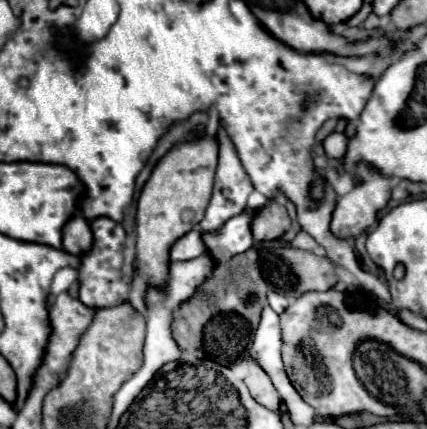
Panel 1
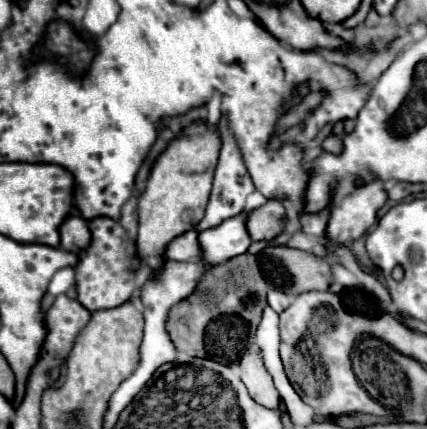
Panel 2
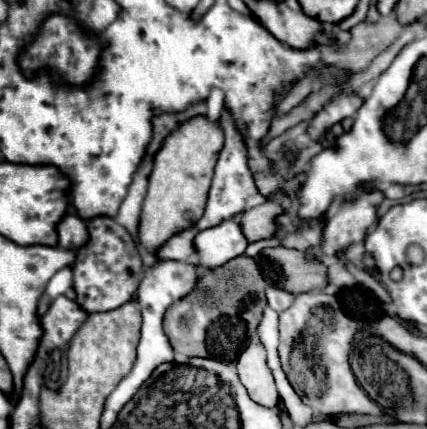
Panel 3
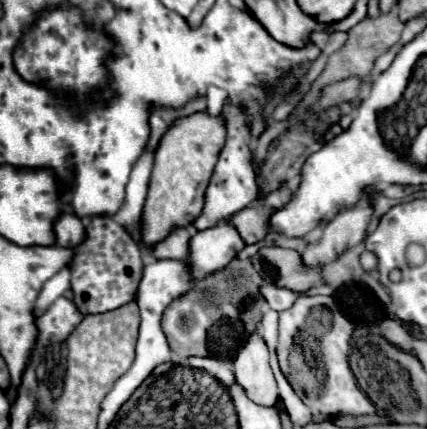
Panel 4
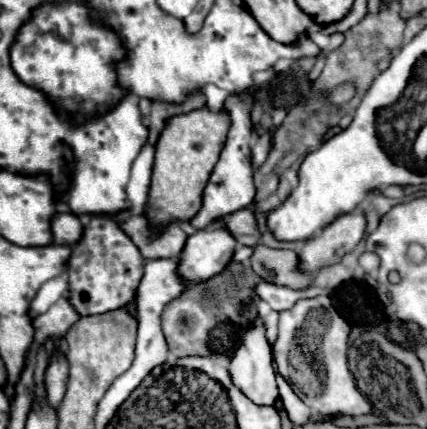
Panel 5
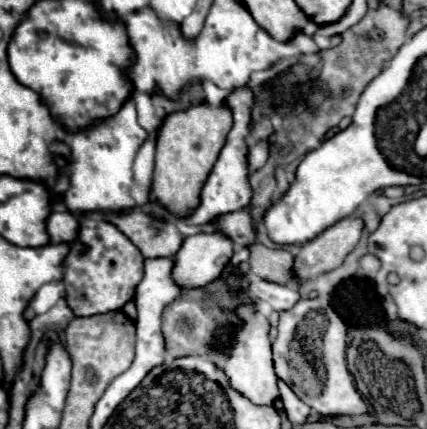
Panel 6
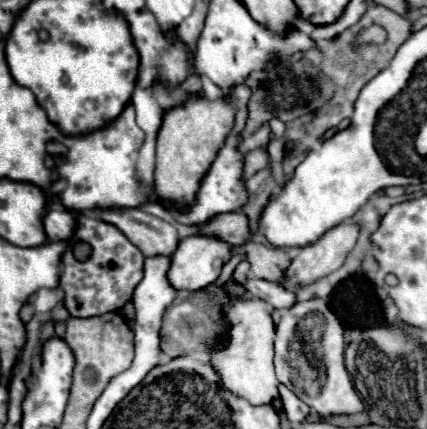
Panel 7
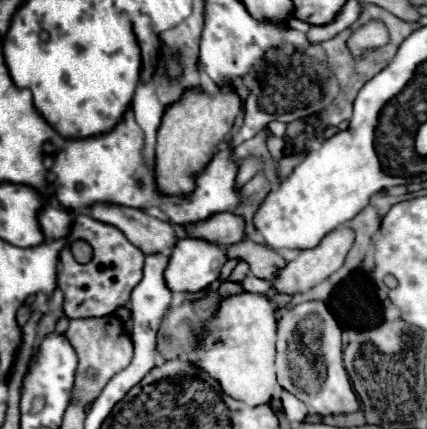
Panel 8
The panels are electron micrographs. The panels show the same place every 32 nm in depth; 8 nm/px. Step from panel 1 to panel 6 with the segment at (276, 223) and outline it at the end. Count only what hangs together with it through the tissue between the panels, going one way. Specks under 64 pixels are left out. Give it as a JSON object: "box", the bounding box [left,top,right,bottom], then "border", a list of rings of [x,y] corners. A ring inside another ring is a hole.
{"box":[212,210,256,246],"border":[[[236,210],[236,212],[230,212],[230,214],[218,216],[212,222],[212,226],[214,226],[216,232],[230,238],[236,246],[248,246],[256,238],[254,228],[252,228],[252,218],[246,210]]]}

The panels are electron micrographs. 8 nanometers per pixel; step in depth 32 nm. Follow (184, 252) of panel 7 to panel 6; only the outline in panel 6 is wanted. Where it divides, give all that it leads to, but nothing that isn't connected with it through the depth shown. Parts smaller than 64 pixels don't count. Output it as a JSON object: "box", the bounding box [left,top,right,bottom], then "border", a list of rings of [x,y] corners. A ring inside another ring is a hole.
{"box":[172,232,234,288],"border":[[[200,232],[184,238],[174,256],[172,280],[178,288],[202,288],[216,280],[222,268],[230,262],[234,244],[216,232]]]}

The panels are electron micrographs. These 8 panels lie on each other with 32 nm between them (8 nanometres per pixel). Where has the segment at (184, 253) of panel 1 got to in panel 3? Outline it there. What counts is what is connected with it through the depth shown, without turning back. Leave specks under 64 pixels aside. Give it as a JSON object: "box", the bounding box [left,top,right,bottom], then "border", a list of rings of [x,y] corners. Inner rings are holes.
{"box":[156,230,194,262],"border":[[[180,230],[156,250],[156,256],[160,260],[172,258],[172,260],[182,260],[182,262],[192,262],[194,260],[192,240],[194,240],[194,234],[190,230]]]}

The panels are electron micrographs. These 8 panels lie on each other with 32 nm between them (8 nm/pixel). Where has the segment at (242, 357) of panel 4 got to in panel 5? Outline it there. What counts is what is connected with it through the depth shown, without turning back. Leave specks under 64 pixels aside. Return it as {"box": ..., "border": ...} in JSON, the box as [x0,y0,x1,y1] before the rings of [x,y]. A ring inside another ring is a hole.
{"box":[228,318,278,406],"border":[[[258,318],[256,322],[252,322],[244,330],[242,340],[240,340],[238,348],[234,350],[234,356],[230,360],[228,372],[230,372],[232,384],[242,394],[246,394],[254,404],[272,406],[276,402],[276,398],[278,398],[278,386],[276,386],[276,374],[274,374],[274,368],[272,368],[272,348],[270,348],[270,342],[266,338],[266,326],[264,326],[262,318]]]}

